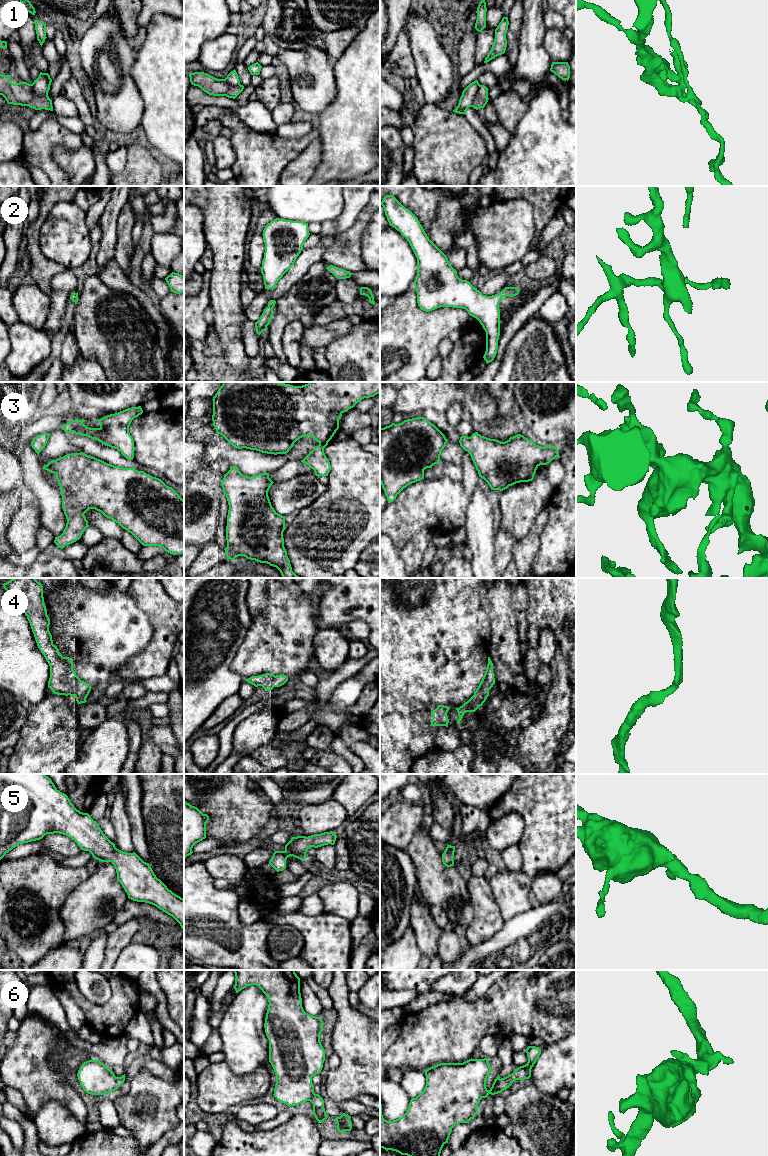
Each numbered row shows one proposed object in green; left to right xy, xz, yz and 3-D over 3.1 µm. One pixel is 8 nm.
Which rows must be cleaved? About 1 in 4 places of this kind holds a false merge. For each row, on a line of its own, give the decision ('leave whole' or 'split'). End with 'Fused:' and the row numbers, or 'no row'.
1: split
2: leave whole
3: leave whole
4: leave whole
5: leave whole
6: leave whole
Fused: 1

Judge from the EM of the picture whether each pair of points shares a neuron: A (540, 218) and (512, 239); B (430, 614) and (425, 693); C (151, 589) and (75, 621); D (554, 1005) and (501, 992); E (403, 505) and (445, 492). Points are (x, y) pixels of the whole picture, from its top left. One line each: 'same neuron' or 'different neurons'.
A: different neurons
B: same neuron
C: different neurons
D: different neurons
E: same neuron

